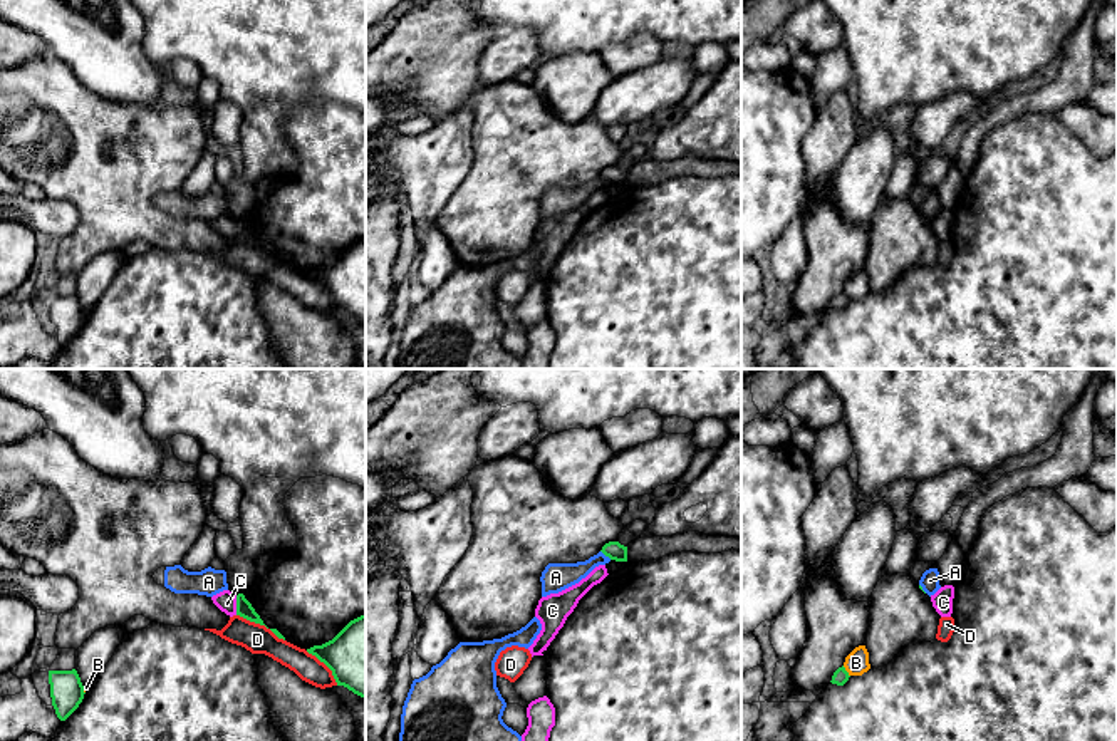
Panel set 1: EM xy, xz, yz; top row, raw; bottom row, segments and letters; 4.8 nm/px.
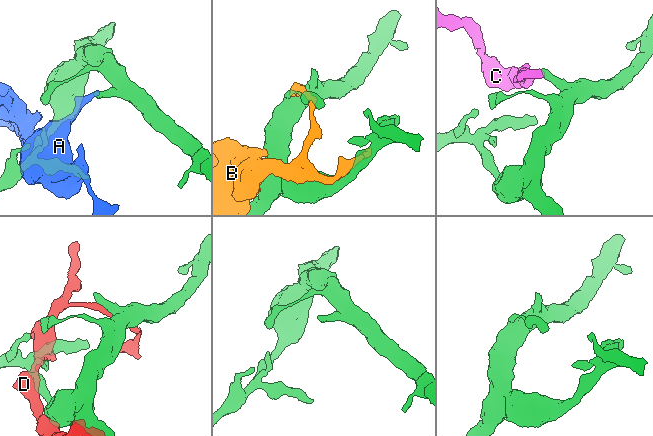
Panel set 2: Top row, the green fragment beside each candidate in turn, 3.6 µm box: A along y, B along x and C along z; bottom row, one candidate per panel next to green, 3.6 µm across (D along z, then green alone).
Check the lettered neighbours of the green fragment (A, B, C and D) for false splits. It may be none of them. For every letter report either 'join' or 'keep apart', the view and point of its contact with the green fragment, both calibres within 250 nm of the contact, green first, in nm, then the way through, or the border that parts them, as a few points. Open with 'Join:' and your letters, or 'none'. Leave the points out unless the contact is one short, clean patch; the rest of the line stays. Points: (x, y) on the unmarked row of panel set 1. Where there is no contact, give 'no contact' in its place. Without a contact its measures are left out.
Join: none
A: keep apart | xz (606, 180) | 90/130 nm
B: keep apart | yz (846, 295) | 80/110 nm
C: keep apart | xy (237, 230) | 80/100 nm | along xy (235, 220), (237, 238)
D: keep apart | xy (260, 248) | 80/140 nm

